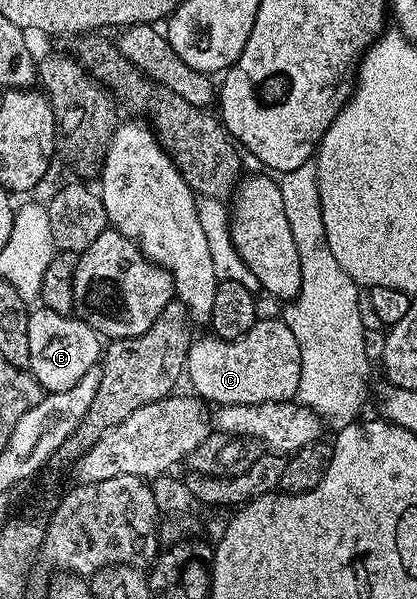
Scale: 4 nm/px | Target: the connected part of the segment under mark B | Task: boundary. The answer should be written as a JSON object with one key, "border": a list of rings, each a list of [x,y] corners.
{"border":[[[46,307],[32,312],[29,319],[29,372],[47,393],[69,391],[85,371],[96,368],[100,357],[99,334],[78,317]]]}

